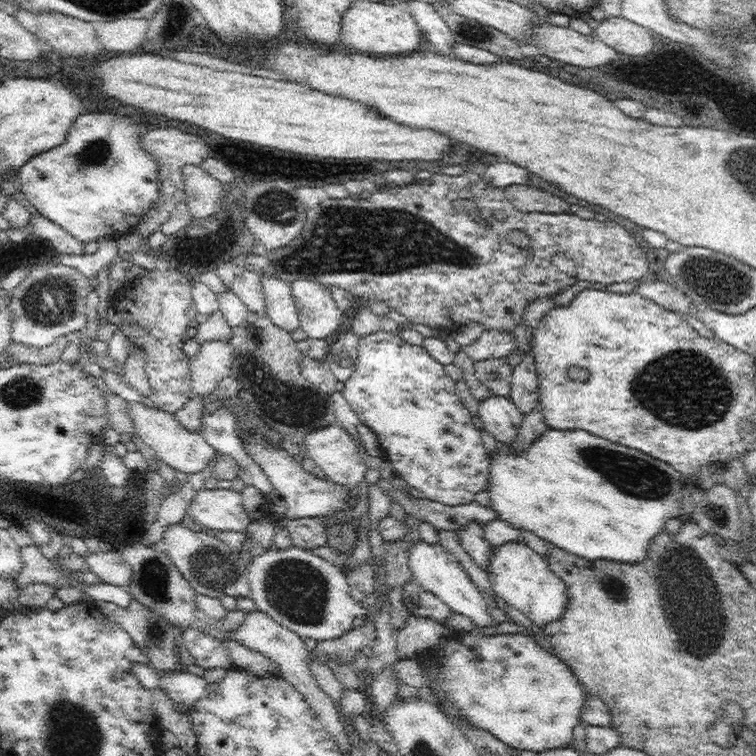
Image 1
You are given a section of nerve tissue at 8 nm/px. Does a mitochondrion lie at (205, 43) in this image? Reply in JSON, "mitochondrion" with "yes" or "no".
{"mitochondrion":"no"}

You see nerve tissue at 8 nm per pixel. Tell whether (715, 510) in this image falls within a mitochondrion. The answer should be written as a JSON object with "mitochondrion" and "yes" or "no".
{"mitochondrion":"yes"}

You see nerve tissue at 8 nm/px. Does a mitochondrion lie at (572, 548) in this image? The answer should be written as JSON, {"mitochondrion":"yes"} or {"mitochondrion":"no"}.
{"mitochondrion":"no"}

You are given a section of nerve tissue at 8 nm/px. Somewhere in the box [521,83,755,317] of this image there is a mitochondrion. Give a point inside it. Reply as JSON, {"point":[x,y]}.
{"point":[723,284]}

